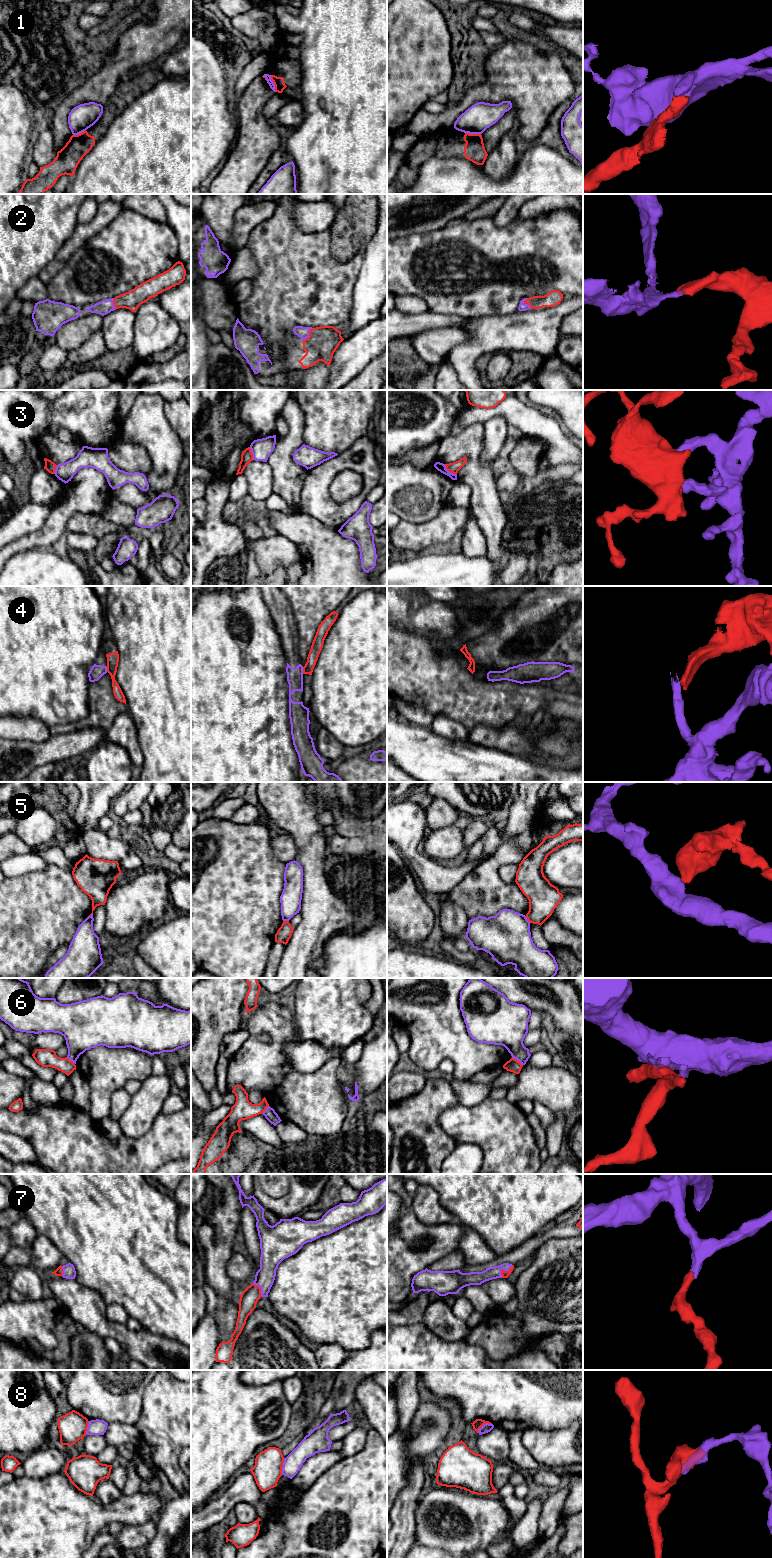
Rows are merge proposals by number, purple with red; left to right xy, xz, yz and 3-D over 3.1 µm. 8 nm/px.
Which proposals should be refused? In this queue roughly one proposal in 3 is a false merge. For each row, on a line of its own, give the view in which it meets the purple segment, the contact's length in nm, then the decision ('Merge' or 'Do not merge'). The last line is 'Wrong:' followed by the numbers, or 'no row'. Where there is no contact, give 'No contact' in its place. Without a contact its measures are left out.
1: Touches purple in xz. Shared border 140 nm. Do not merge
2: Touches purple in xz. Shared border 130 nm. Merge
3: Touches purple in yz. Shared border 130 nm. Do not merge
4: Touches purple in xz. Shared border 60 nm. Do not merge
5: Touches purple in yz. Shared border 70 nm. Do not merge
6: Touches purple in yz. Shared border 110 nm. Do not merge
7: Touches purple in yz. Shared border 140 nm. Merge
8: Touches purple in xz. Shared border 140 nm. Do not merge
Wrong: 1, 3, 4, 5, 6, 8

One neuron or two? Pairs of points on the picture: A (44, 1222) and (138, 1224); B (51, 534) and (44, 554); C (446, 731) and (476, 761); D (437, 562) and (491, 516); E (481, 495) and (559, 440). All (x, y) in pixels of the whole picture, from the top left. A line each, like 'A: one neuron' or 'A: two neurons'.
A: one neuron
B: two neurons
C: two neurons
D: two neurons
E: two neurons

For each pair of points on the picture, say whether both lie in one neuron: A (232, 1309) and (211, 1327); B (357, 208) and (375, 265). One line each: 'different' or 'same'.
A: different
B: different

